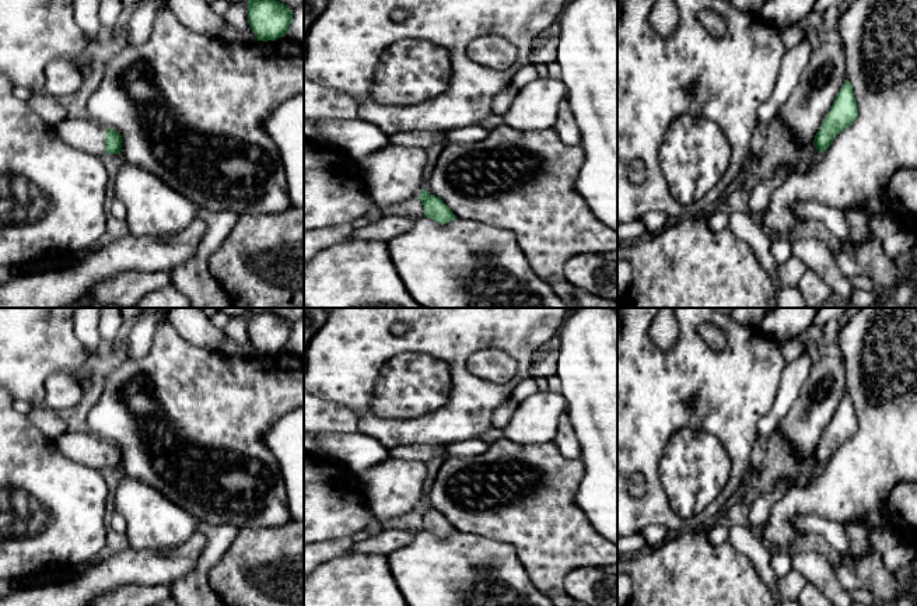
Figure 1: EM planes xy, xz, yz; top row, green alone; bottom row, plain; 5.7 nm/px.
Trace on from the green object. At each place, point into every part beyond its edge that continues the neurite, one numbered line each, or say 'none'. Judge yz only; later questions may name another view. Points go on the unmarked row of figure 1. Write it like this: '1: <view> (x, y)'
none

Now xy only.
1: xy (80, 447)

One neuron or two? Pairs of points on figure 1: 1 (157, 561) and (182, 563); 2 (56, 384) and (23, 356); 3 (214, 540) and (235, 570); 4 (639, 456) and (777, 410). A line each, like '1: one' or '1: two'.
1: one
2: two
3: two
4: two

